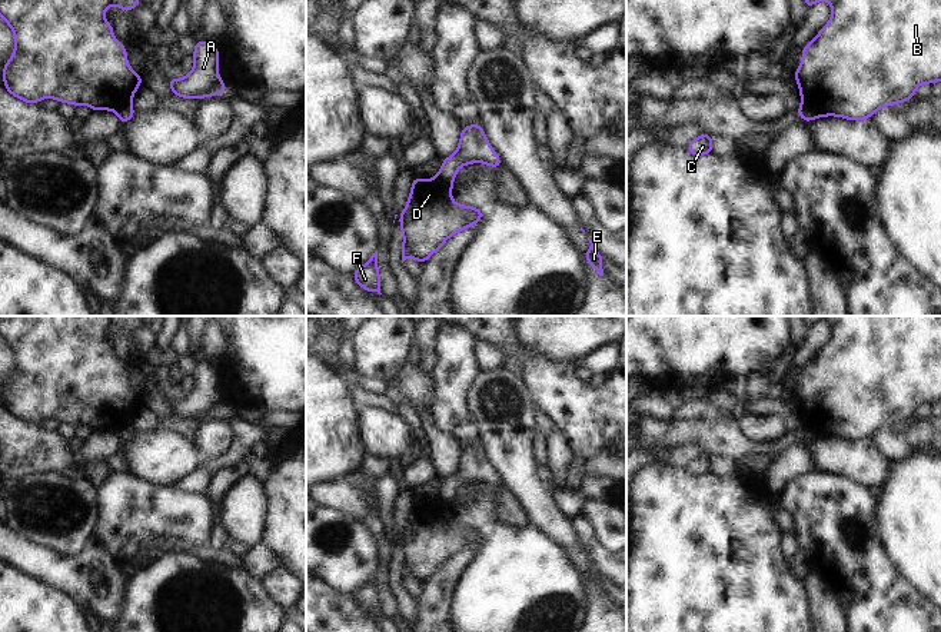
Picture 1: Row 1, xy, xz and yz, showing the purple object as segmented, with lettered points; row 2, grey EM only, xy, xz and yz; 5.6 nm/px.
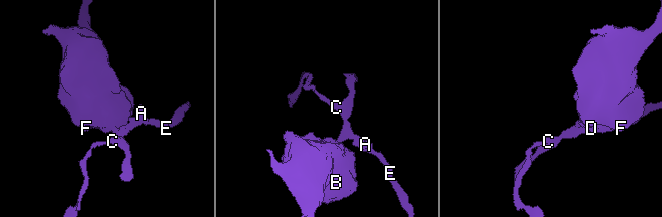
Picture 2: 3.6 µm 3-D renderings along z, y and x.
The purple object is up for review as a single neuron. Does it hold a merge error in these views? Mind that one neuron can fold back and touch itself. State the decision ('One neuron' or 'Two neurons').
Two neurons.

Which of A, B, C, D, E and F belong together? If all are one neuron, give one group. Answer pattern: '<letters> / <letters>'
A C E / B D F

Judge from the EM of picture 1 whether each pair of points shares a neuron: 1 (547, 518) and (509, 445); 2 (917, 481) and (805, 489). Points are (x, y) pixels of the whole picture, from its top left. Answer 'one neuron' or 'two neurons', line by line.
1: one neuron
2: two neurons

